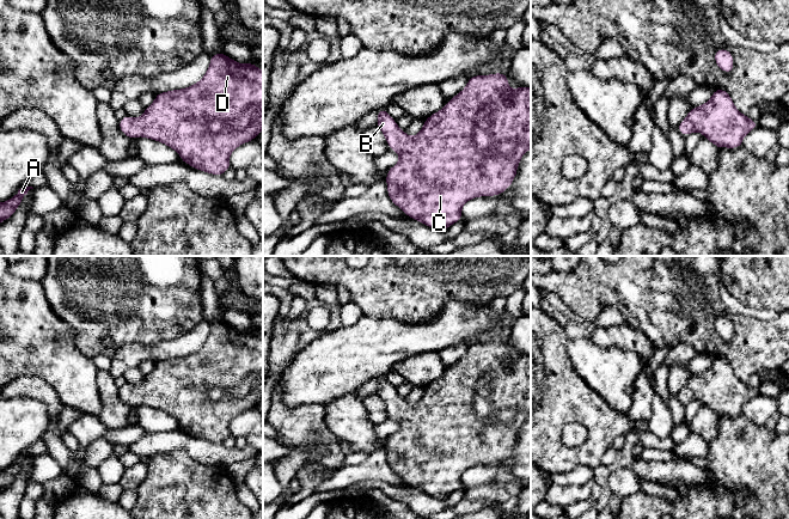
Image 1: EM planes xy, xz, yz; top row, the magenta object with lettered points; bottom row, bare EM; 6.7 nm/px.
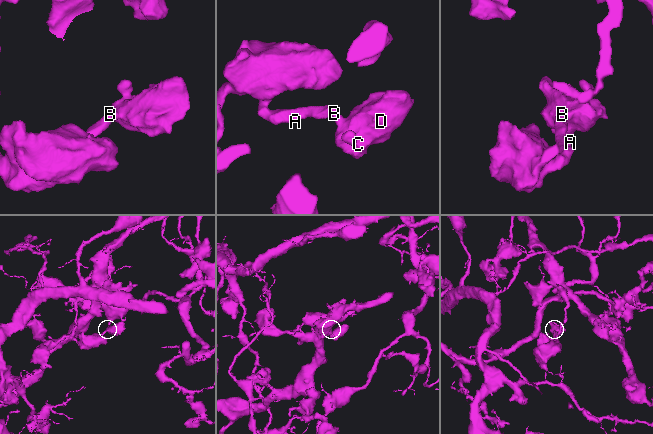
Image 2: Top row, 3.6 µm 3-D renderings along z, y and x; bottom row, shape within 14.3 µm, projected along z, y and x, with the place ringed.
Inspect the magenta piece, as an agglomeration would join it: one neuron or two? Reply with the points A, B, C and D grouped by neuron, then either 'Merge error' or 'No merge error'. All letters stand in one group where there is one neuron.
Groups: A B C D. No merge error

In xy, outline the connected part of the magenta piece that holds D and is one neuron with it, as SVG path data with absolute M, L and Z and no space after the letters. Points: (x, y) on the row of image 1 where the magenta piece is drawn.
M224 53L213 54L198 83L155 94L142 116L126 115L118 126L130 140L143 136L159 141L175 149L192 169L224 176L232 167L230 154L238 146L255 140L263 129L263 71L253 62L241 65Z

